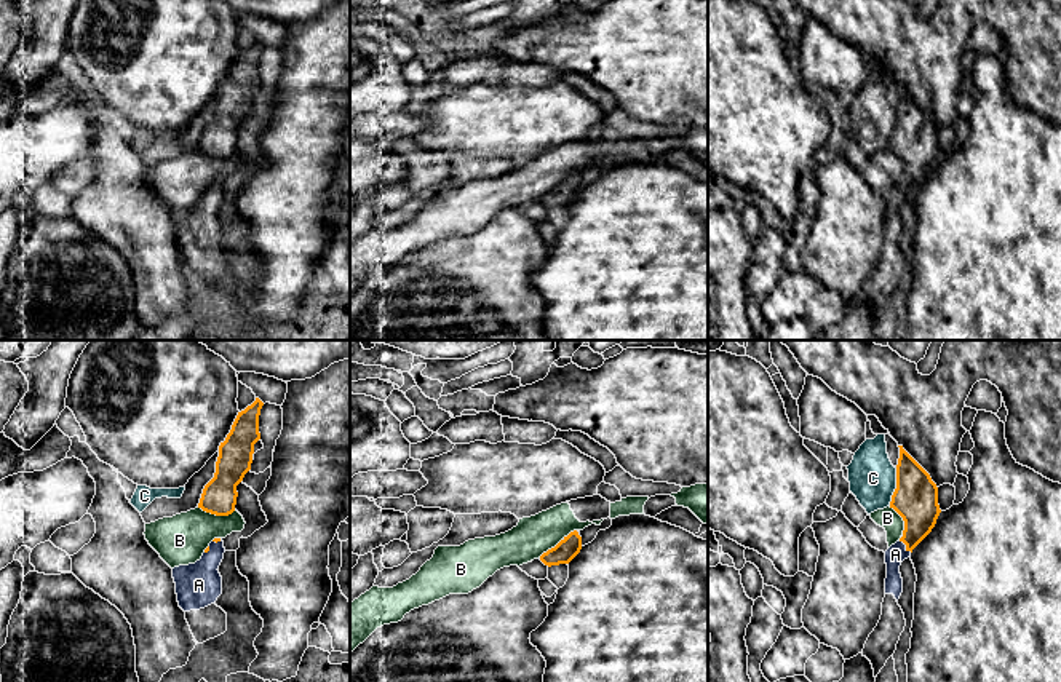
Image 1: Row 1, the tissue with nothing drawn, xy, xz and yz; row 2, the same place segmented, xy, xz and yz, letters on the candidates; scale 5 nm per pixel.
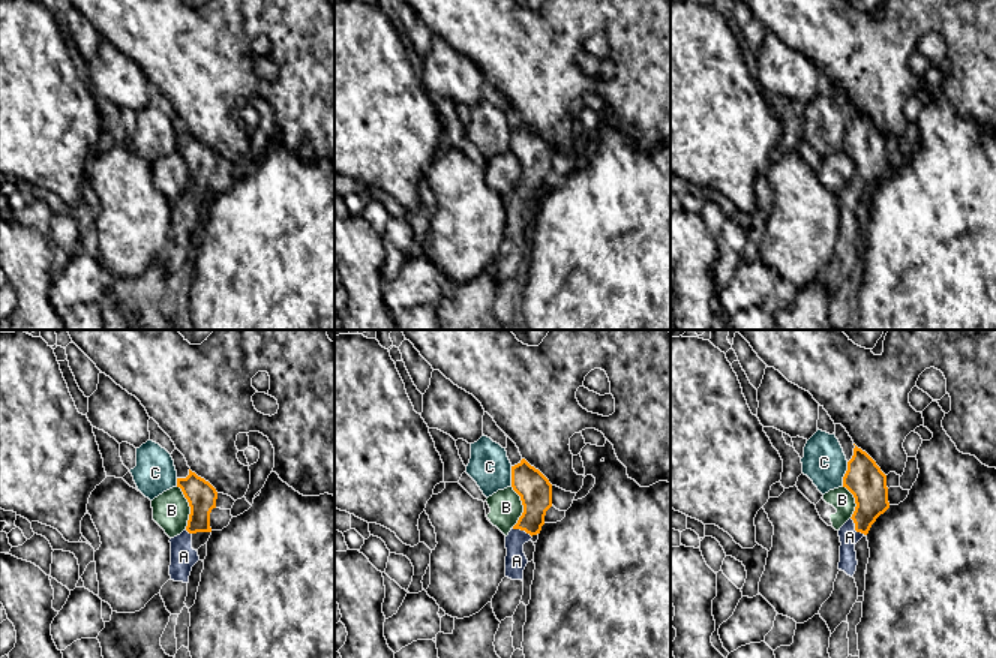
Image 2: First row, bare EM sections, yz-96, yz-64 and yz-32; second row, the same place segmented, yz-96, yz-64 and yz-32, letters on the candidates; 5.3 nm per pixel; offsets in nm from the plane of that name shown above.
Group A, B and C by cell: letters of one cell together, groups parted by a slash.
A / B / C

